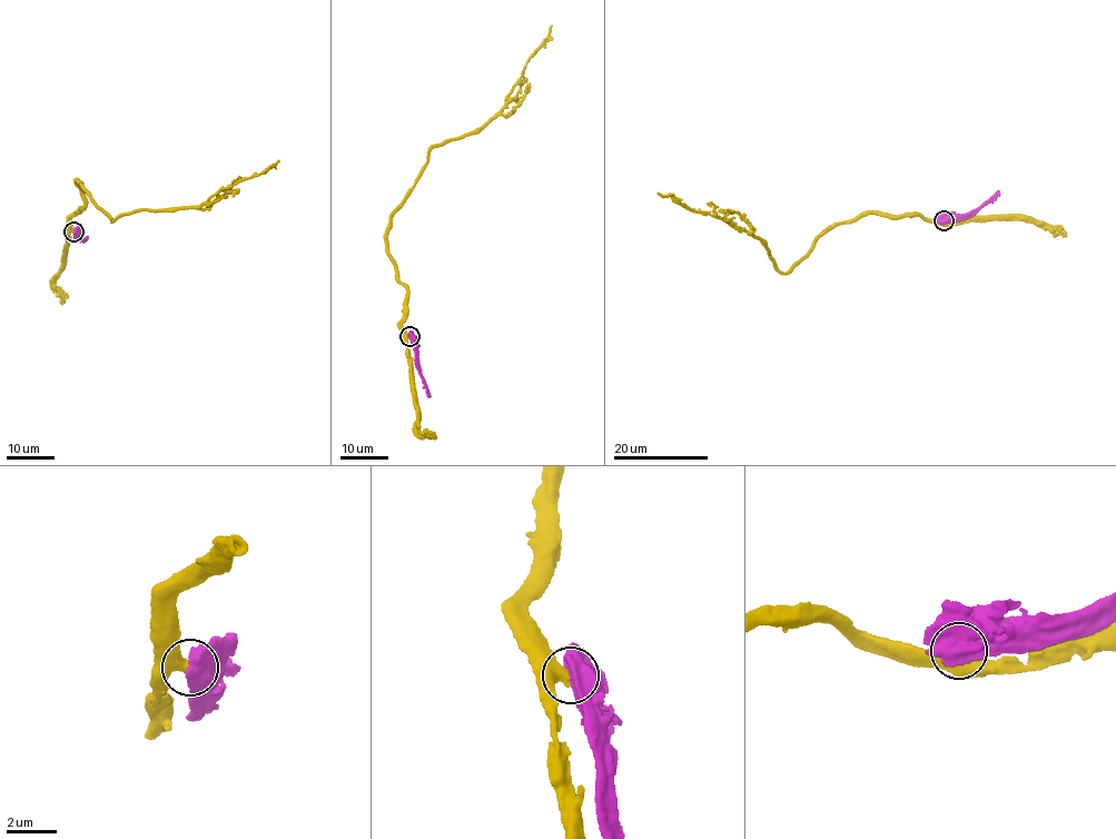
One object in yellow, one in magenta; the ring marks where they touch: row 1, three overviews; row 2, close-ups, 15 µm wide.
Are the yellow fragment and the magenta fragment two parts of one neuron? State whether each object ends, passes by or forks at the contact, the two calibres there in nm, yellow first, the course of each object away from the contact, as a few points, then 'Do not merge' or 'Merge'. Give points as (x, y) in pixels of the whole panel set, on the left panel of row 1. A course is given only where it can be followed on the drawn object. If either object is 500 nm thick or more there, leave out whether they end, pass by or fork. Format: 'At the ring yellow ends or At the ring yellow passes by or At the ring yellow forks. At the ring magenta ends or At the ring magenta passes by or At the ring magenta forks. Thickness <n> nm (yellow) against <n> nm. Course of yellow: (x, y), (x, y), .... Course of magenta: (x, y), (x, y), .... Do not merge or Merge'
Thickness 600 nm (yellow) against 1050 nm. Course of yellow: (73, 232), (70, 218), (87, 200), (78, 179), (114, 220), (142, 210), (200, 204), (279, 161). Course of magenta: (73, 232), (75, 242), (87, 236). Do not merge

